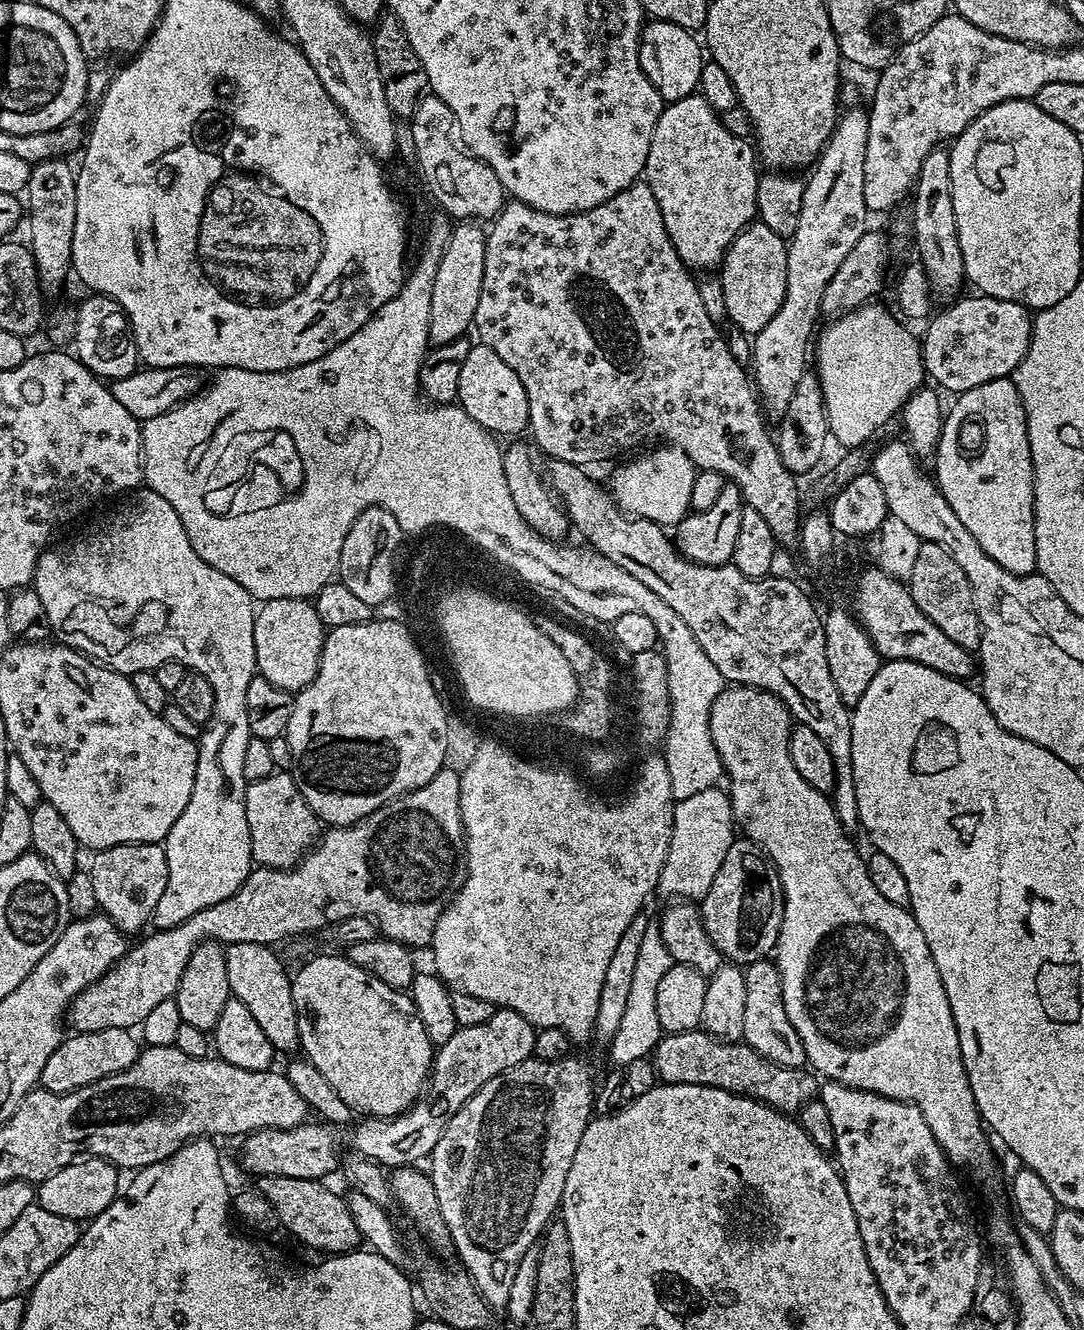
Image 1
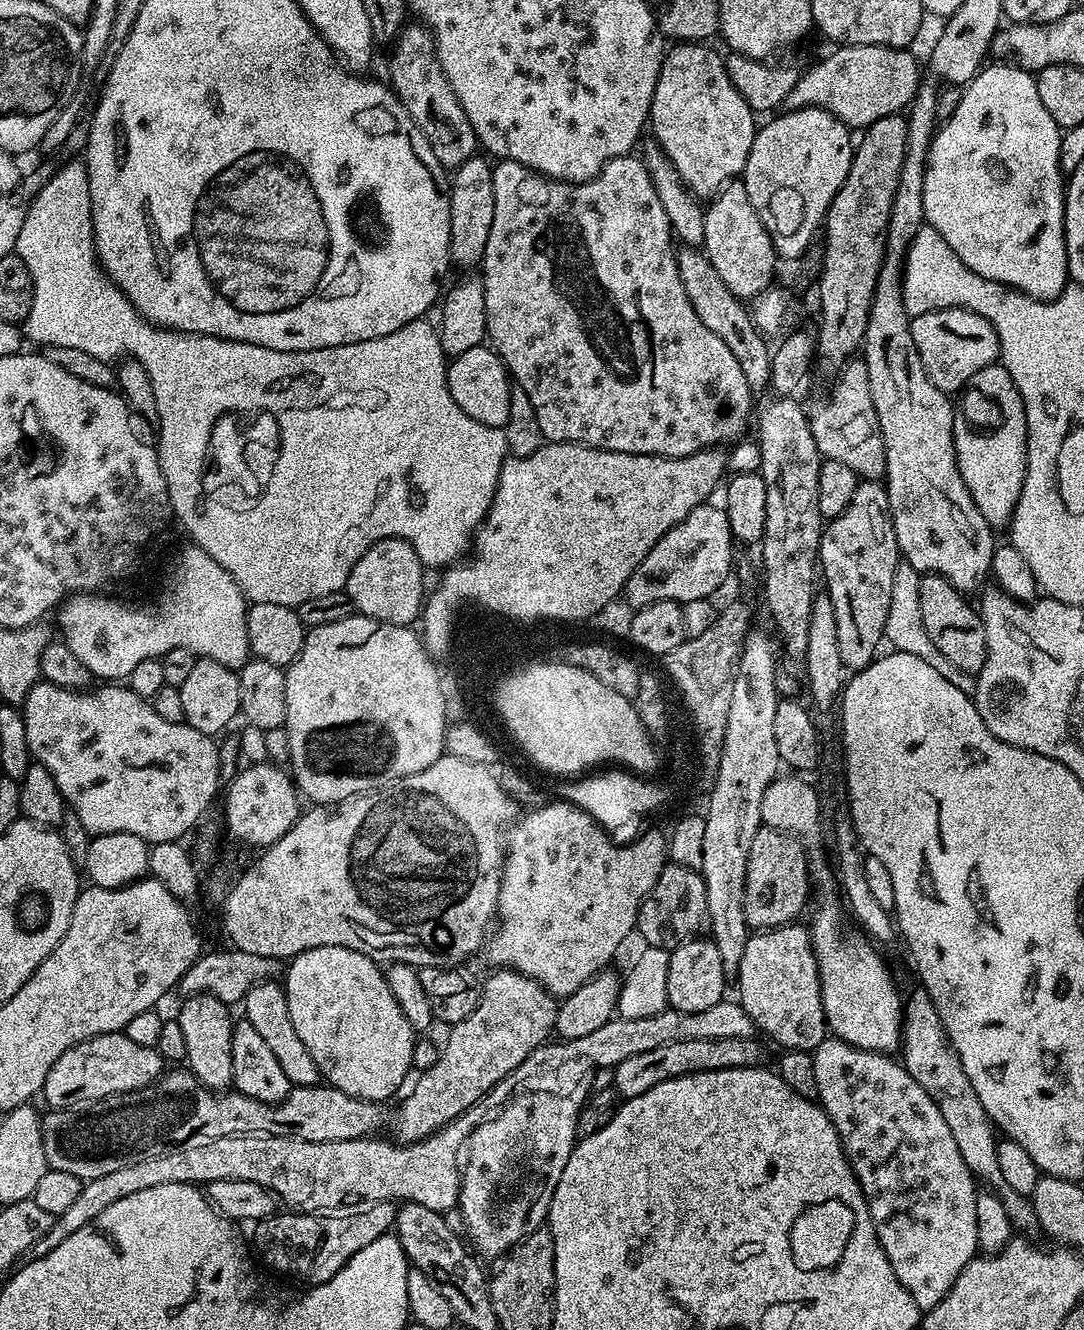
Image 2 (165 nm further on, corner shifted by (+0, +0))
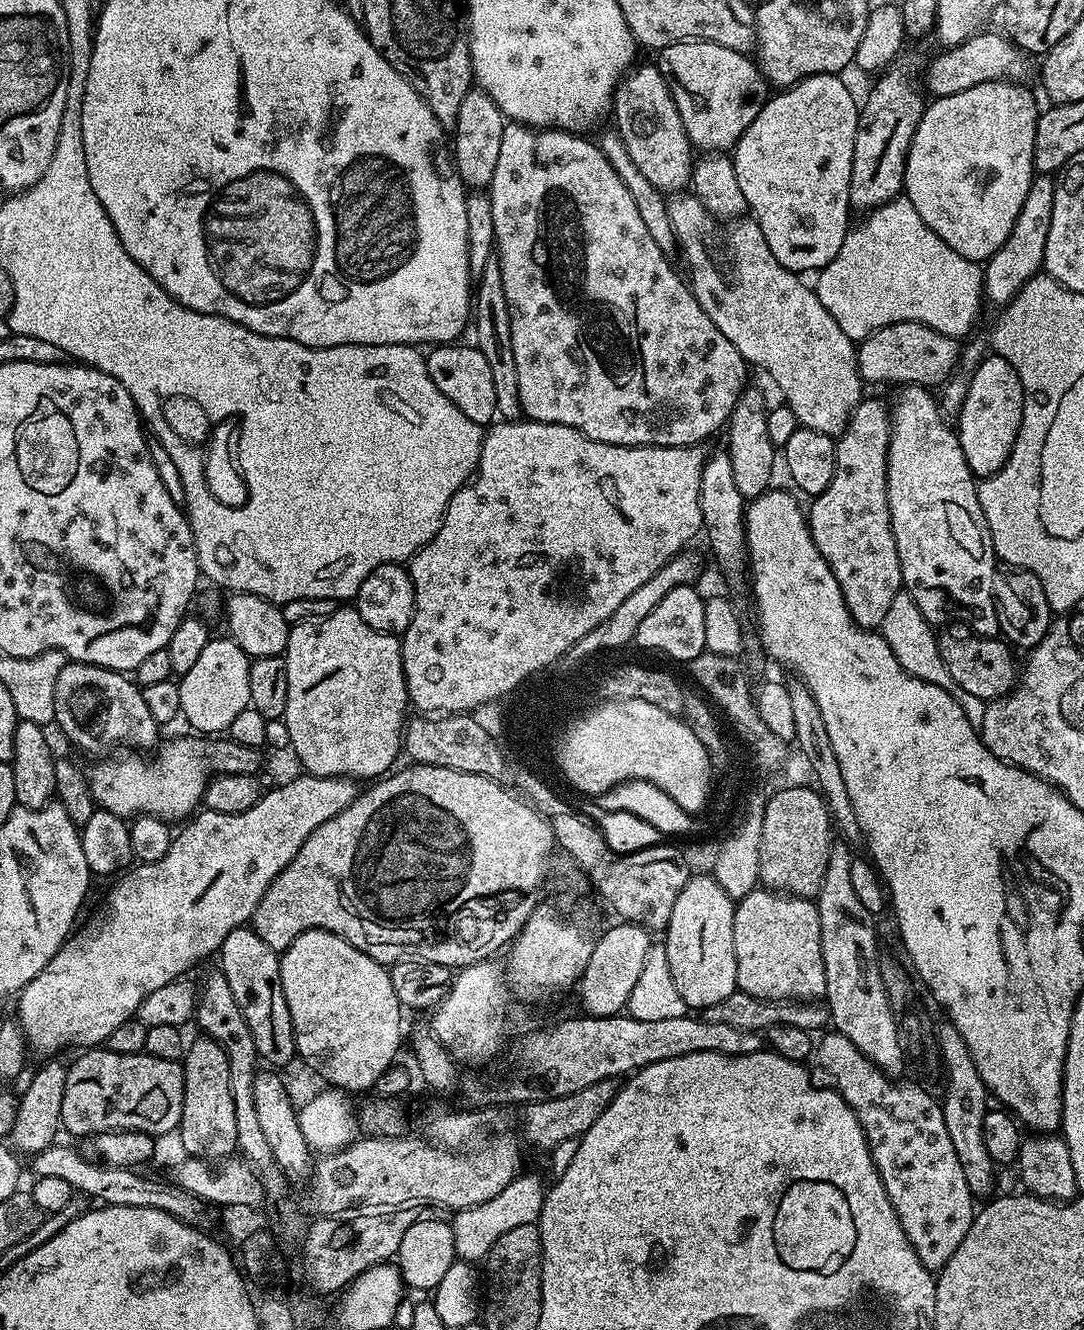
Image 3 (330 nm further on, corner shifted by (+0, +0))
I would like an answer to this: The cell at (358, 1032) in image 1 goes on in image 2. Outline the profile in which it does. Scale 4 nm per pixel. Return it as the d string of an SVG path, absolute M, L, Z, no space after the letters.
M342 946L311 948L292 957L283 977L282 987L288 1000L294 1029L317 1063L319 1075L331 1087L359 1100L373 1102L385 1102L400 1087L405 1087L404 1079L408 1072L413 1071L412 1051L418 1036L399 1009L399 1004L385 980L385 973L377 961Z

